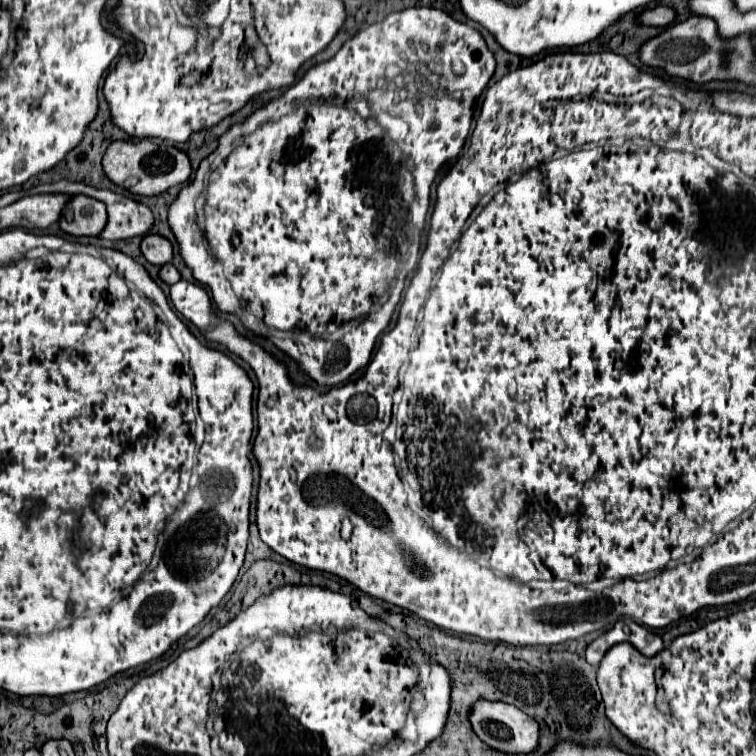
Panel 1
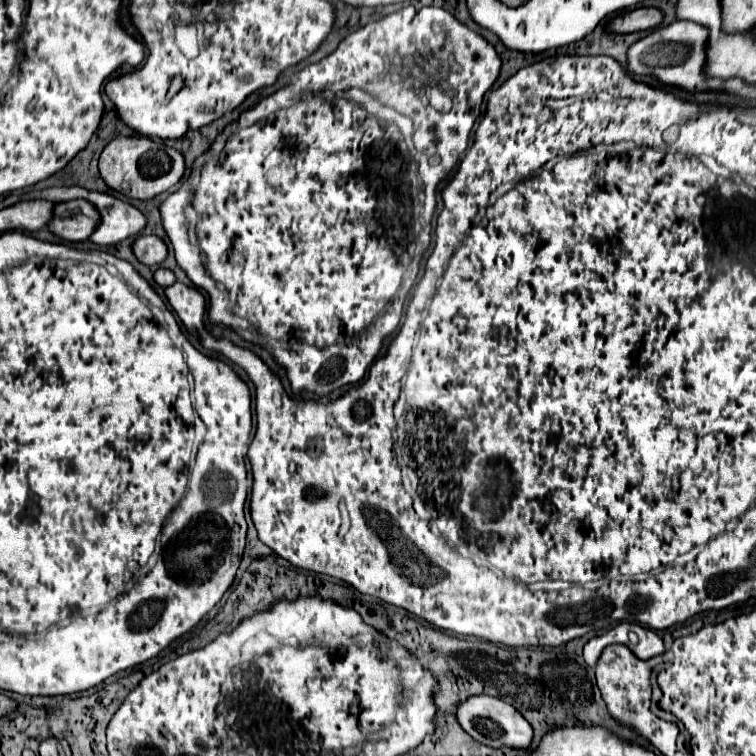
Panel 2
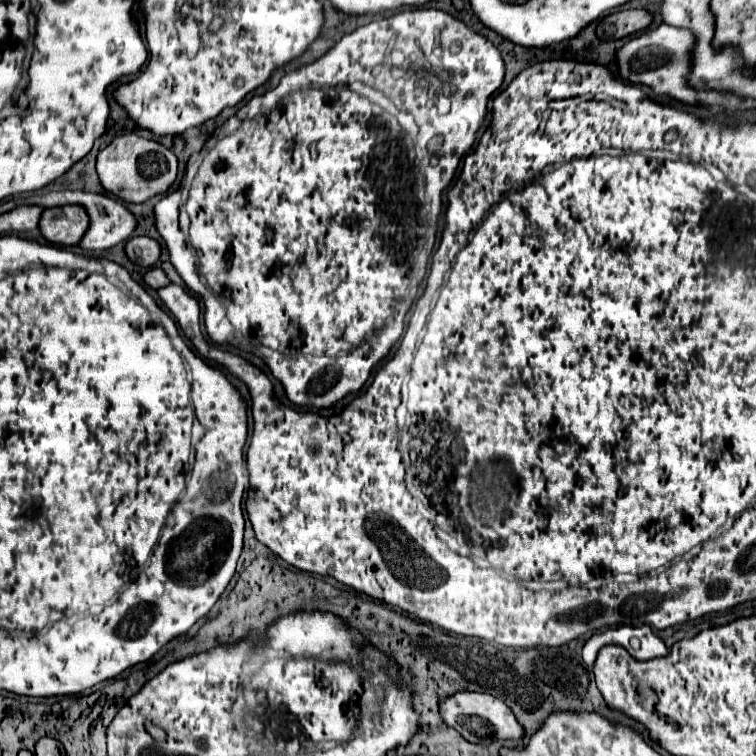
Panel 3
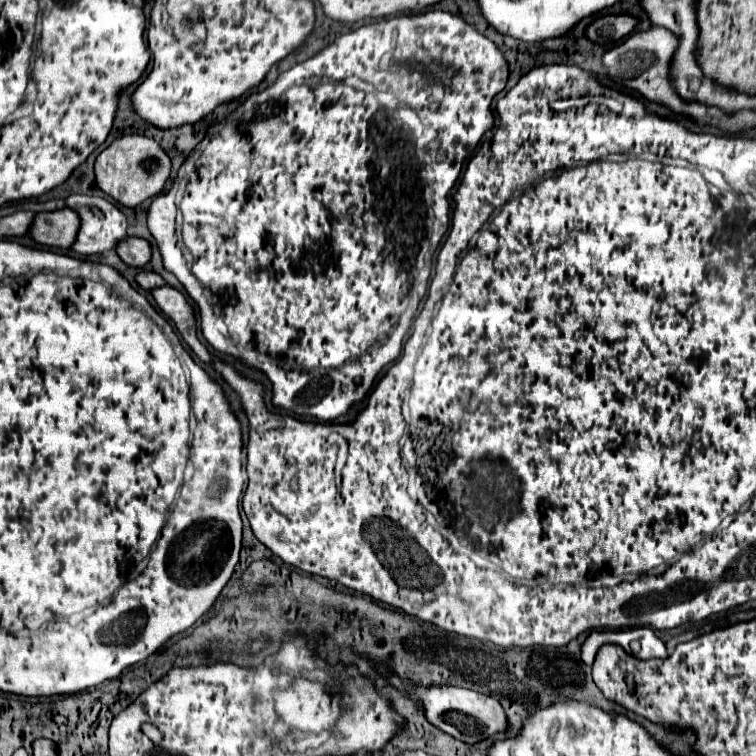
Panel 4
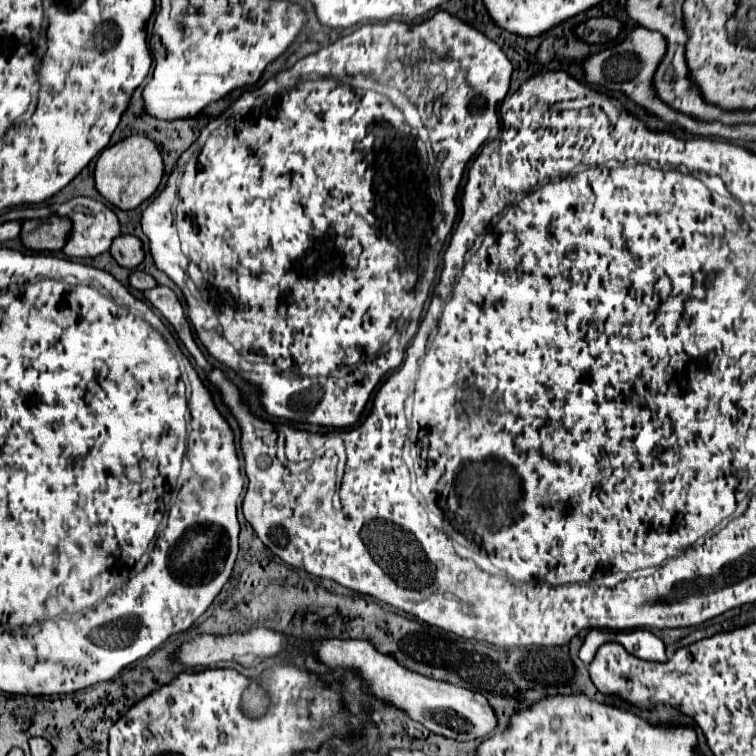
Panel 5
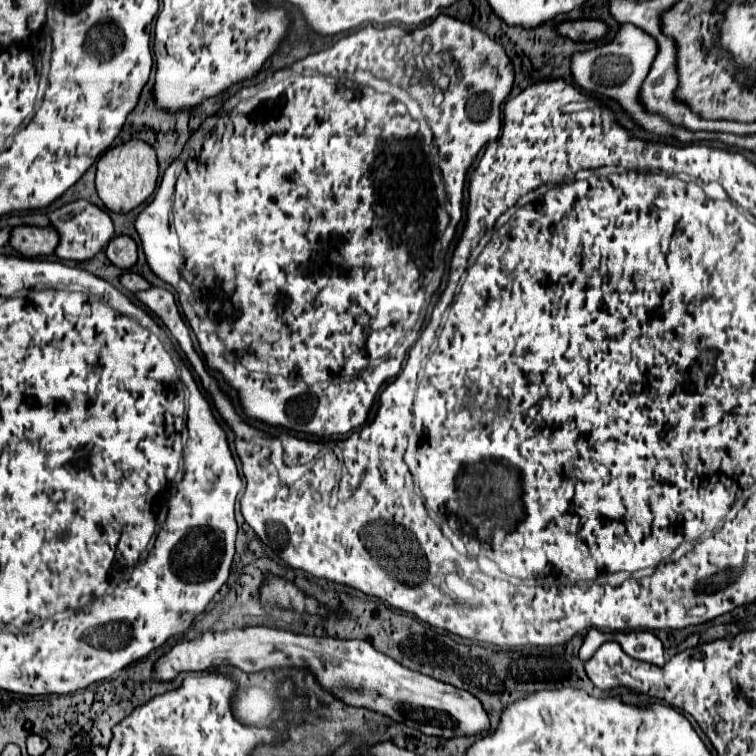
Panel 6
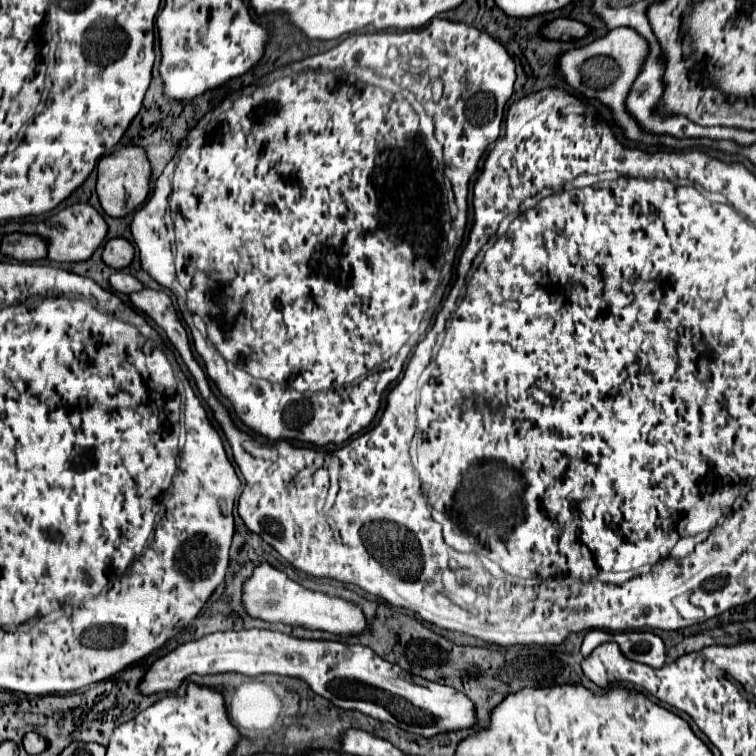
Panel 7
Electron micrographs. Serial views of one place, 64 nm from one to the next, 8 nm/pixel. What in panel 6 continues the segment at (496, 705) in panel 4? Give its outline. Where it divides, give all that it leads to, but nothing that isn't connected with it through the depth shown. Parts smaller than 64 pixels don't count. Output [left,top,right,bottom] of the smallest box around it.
[154,626,490,736]

